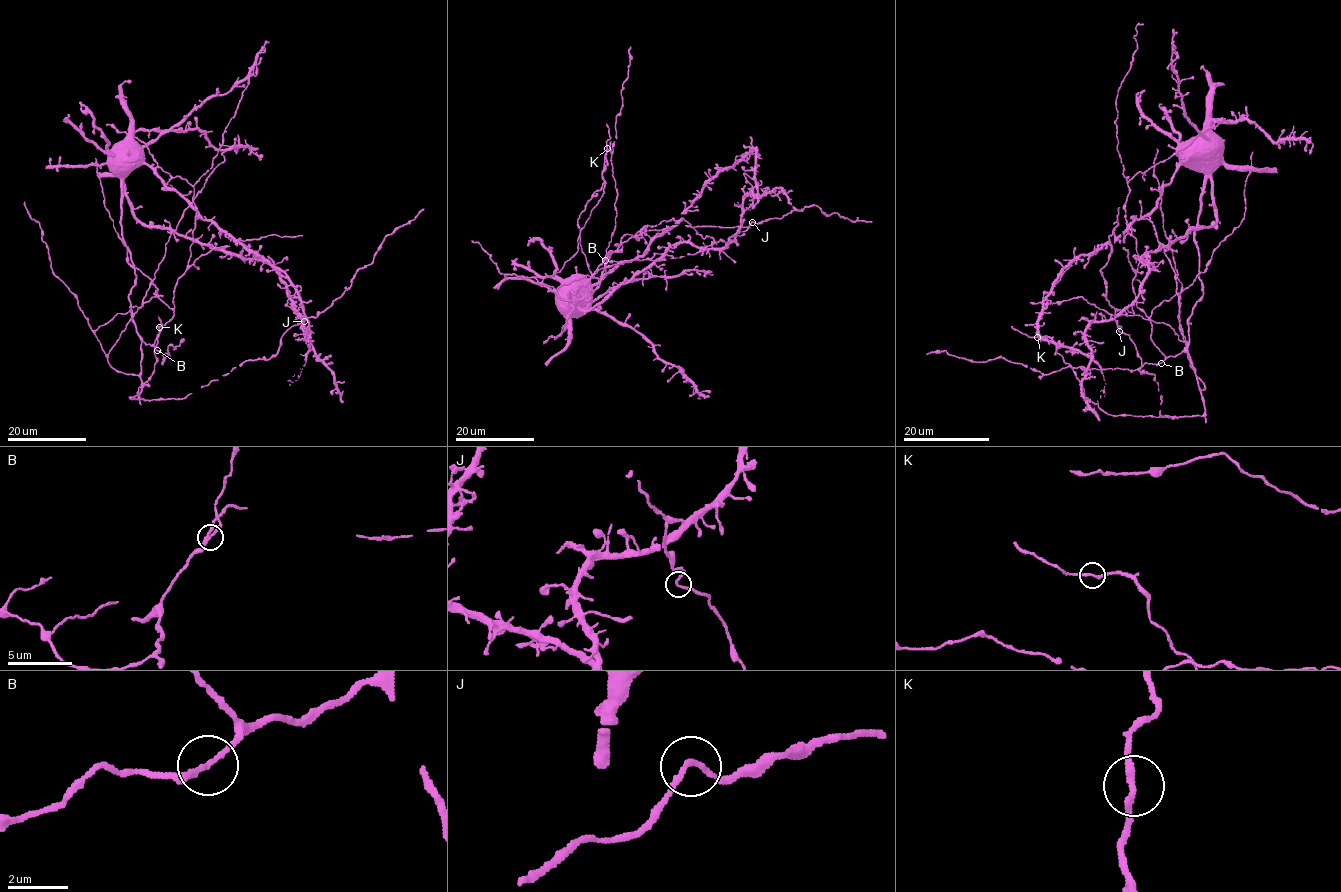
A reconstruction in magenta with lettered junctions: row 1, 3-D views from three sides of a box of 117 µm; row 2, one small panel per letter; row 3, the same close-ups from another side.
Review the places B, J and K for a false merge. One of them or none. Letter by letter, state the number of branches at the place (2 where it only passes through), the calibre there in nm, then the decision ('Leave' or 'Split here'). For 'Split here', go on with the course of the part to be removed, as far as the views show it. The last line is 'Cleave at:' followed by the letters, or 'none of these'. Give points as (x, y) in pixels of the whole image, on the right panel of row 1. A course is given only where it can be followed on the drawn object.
B: Branches: 2. Thickness 180 nm. Leave
J: Branches: 2. Thickness 190 nm. Leave
K: Branches: 2. Thickness 200 nm. Leave
Cleave at: none of these

